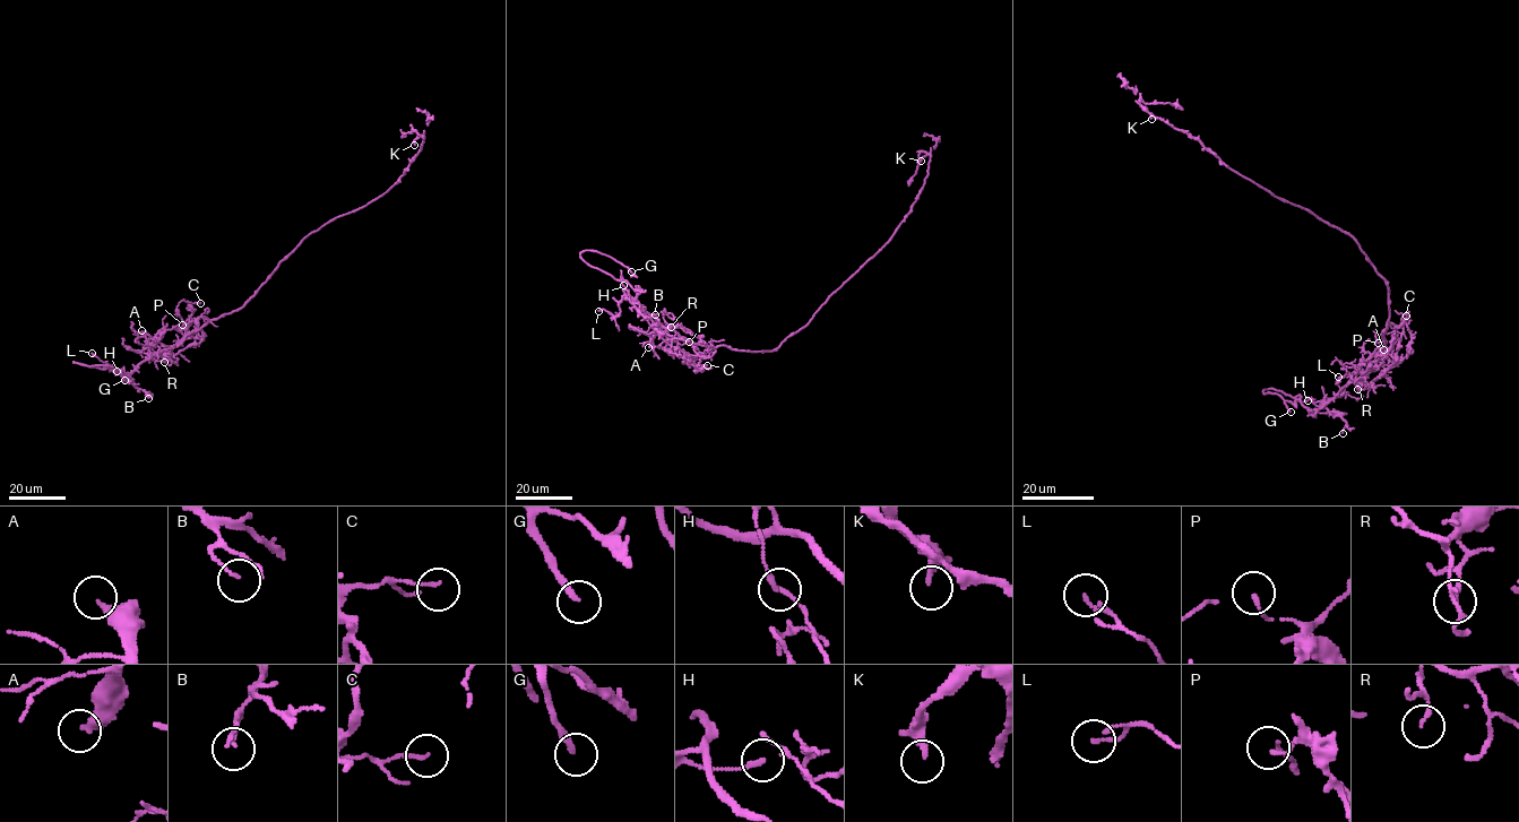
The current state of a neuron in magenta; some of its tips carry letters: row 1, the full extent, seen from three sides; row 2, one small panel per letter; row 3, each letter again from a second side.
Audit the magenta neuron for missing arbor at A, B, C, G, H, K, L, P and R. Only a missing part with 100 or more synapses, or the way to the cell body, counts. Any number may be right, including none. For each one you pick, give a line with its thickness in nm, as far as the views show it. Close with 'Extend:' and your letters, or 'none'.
G: calibre 220 nm
Extend: G

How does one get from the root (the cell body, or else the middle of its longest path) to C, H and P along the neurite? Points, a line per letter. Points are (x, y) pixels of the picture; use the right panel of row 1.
C: (1387, 283), (1383, 347), (1377, 363), (1356, 379), (1371, 383), (1408, 355), (1406, 316)
H: (1387, 283), (1389, 319), (1381, 334), (1383, 347), (1377, 363), (1321, 407), (1309, 409), (1296, 399), (1308, 400)
P: (1387, 283), (1383, 347), (1358, 381), (1371, 383), (1392, 364), (1384, 344), (1378, 343)

